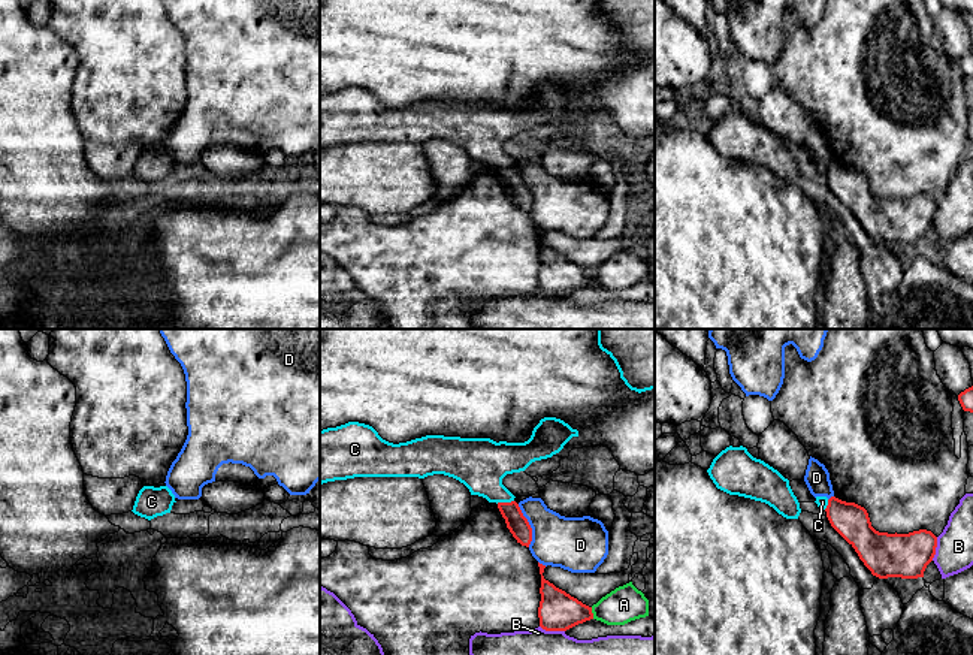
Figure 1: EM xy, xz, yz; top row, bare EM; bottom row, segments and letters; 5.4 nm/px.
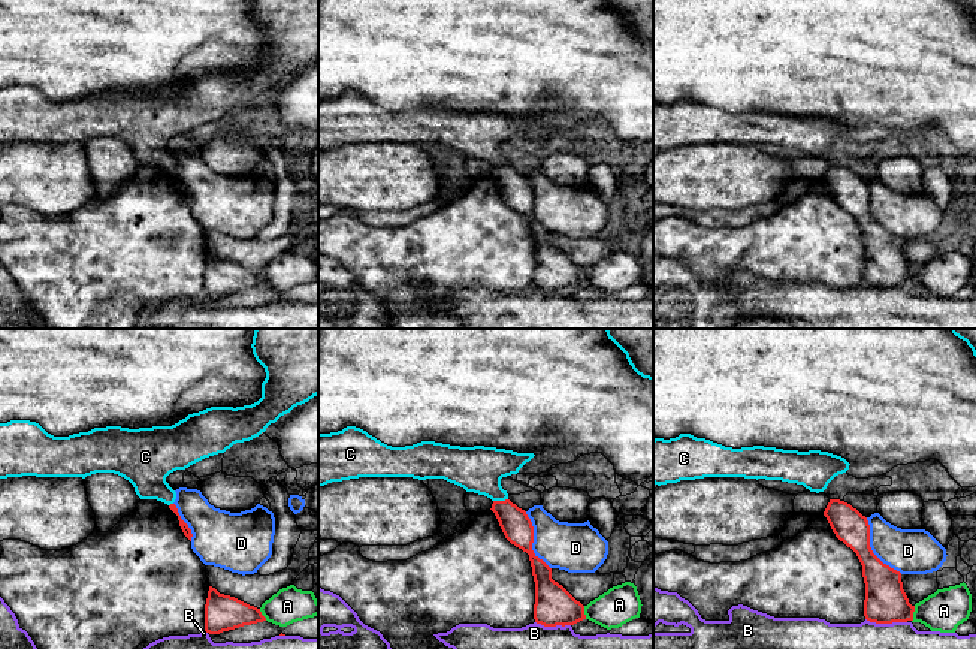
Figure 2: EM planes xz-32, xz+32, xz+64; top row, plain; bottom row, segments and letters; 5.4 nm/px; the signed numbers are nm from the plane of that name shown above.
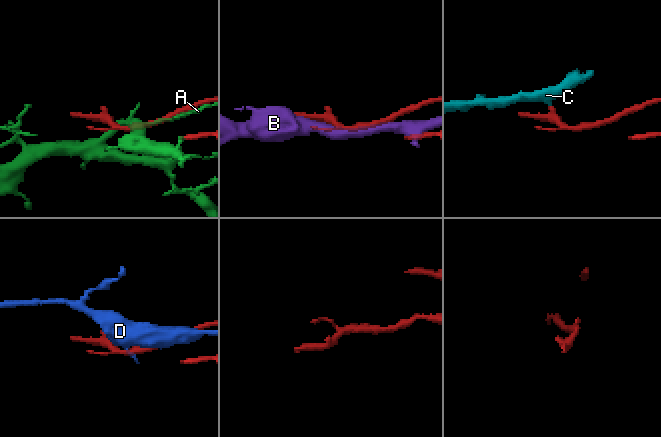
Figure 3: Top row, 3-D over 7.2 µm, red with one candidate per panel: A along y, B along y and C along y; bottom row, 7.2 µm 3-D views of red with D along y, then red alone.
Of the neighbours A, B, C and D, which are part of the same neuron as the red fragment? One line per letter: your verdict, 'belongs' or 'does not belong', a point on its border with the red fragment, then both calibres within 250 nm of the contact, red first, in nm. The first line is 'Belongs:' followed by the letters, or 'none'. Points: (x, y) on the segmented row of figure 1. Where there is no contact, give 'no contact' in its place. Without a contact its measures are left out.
Belongs: none
A: does not belong; contact xz (592, 613); calibres 220 and 190 nm
B: does not belong; contact xz (552, 630); calibres 220 and 140 nm
C: does not belong; contact xz (504, 503); calibres 110 and 280 nm
D: does not belong; contact xz (529, 525); calibres 110 and 280 nm

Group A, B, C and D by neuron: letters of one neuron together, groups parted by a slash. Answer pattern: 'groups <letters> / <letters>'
groups A / B / C / D

